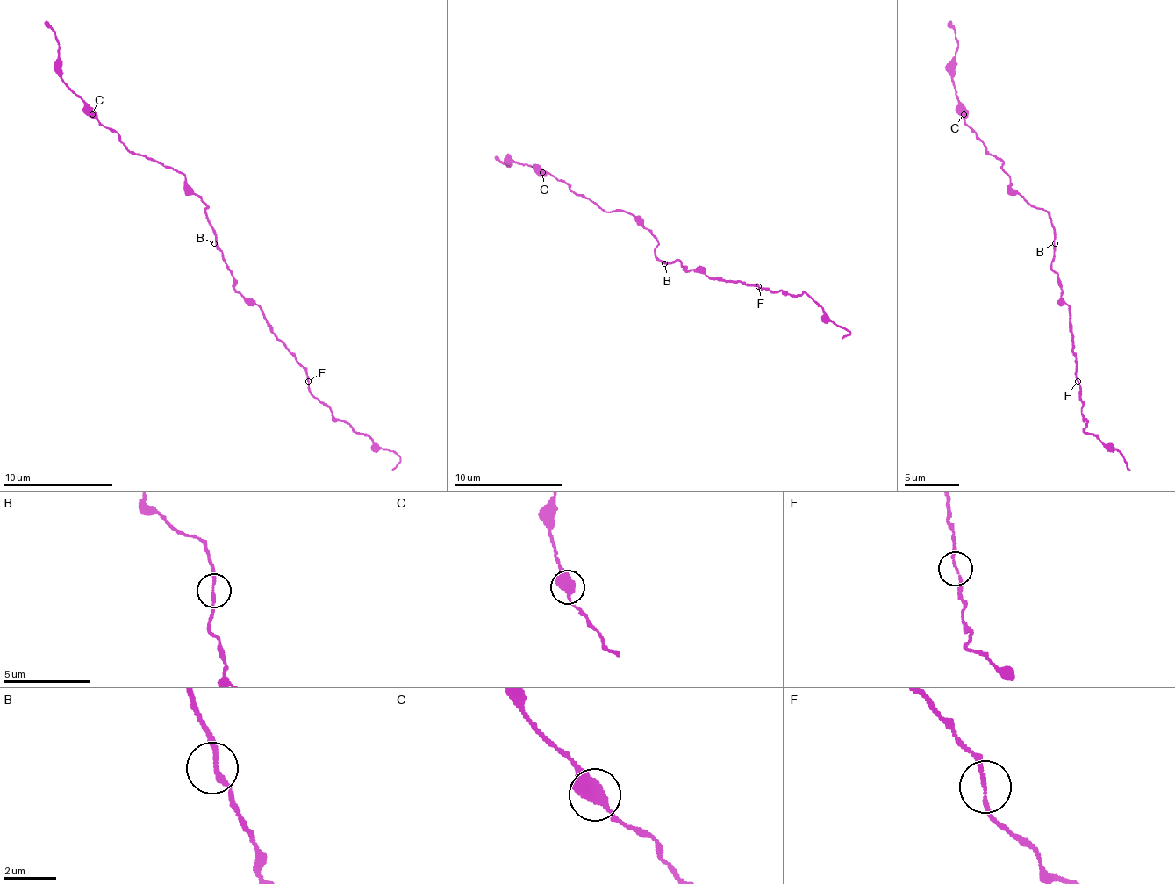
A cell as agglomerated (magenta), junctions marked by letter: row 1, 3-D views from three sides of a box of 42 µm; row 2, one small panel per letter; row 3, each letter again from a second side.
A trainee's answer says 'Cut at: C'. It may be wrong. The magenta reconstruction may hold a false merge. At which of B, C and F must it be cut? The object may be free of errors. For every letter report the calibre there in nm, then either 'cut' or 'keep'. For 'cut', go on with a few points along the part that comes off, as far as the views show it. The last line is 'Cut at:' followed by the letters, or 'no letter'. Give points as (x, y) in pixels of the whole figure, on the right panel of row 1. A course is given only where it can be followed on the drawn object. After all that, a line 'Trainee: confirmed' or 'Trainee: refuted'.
B: calibre 170 nm; keep
C: calibre 500 nm; cut; course (964, 114), (953, 82), (956, 38), (948, 21)
F: calibre 130 nm; keep
Cut at: C
Trainee: confirmed

